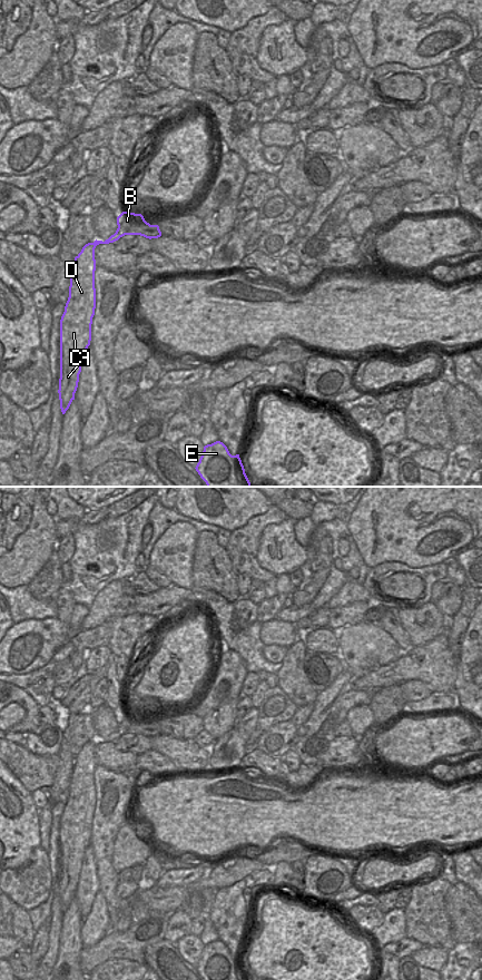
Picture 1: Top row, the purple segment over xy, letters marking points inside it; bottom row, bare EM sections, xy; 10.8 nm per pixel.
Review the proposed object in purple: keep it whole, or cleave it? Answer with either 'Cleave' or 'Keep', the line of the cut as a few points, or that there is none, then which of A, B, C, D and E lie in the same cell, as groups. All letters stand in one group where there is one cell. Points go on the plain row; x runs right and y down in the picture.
Cleave. Split along xy (104, 741), (107, 742). Groups: A C D / B E

